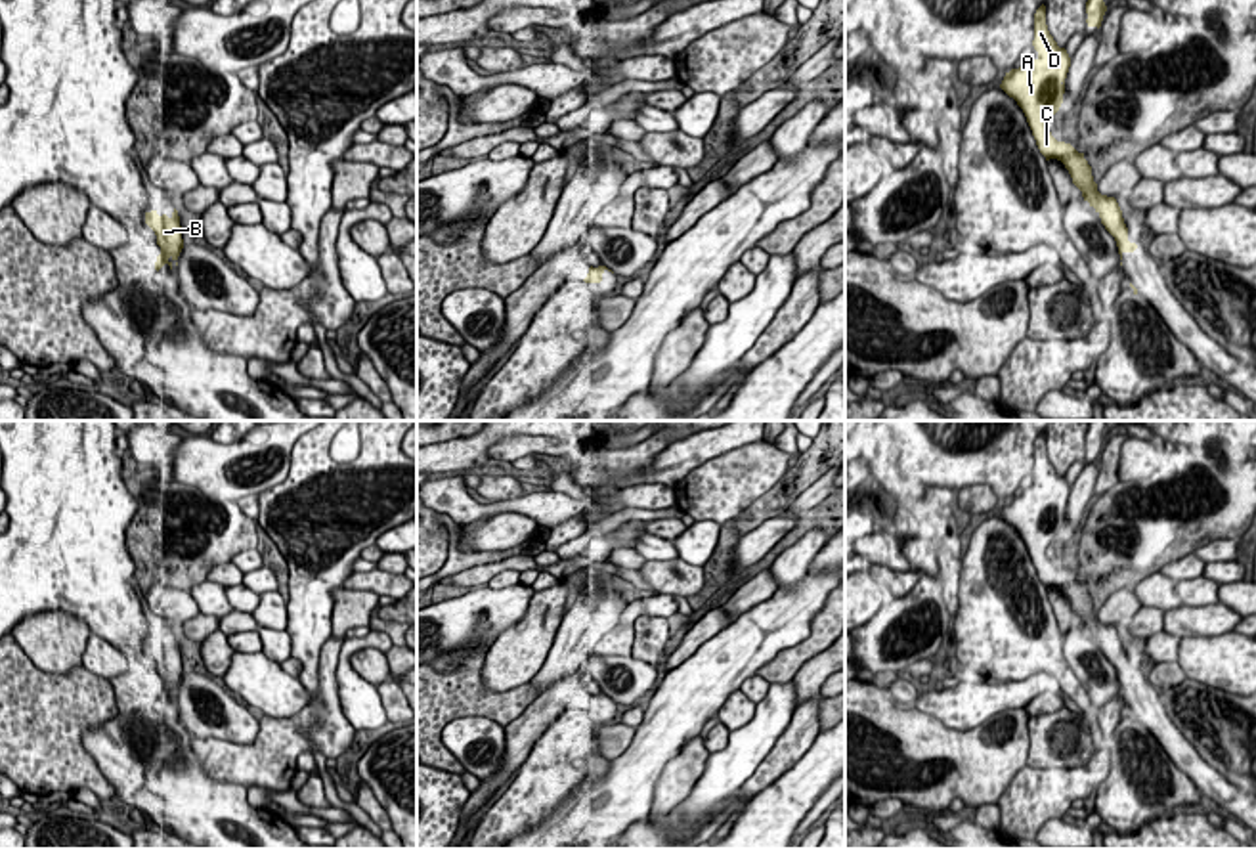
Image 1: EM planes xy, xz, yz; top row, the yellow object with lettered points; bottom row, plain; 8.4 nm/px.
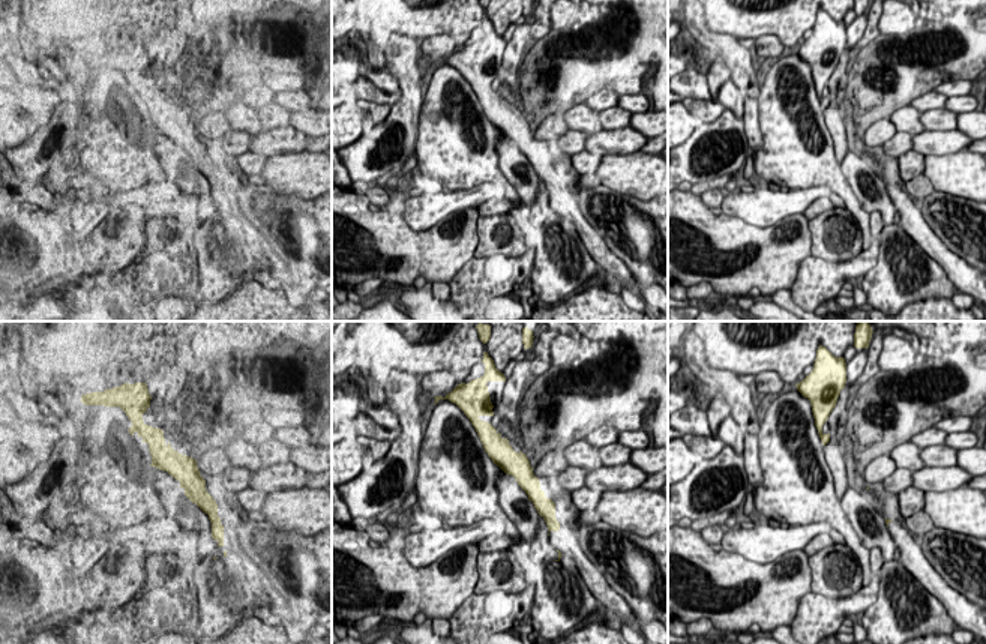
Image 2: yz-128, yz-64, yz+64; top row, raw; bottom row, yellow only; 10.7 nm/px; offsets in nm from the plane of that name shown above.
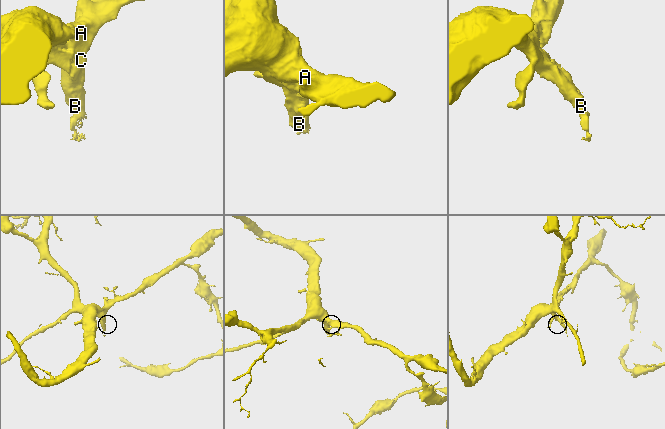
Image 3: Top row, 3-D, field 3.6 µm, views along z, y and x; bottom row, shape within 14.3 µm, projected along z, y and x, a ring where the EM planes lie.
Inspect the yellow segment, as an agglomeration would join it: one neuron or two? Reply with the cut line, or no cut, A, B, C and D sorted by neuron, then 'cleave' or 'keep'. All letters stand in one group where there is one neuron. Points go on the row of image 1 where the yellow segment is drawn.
no cut; A B C D; keep

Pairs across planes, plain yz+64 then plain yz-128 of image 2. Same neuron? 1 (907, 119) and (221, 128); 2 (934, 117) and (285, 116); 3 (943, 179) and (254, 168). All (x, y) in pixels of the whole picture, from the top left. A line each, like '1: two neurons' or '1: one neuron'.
1: two neurons
2: one neuron
3: two neurons

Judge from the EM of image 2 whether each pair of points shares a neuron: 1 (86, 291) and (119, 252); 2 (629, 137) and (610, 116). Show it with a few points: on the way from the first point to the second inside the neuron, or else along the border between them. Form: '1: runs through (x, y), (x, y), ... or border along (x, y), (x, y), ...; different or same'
1: border along (89, 275), (93, 276); different
2: border along (628, 125), (605, 131); different

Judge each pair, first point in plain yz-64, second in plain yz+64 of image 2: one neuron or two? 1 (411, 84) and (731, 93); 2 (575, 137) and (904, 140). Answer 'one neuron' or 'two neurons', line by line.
1: two neurons
2: one neuron

